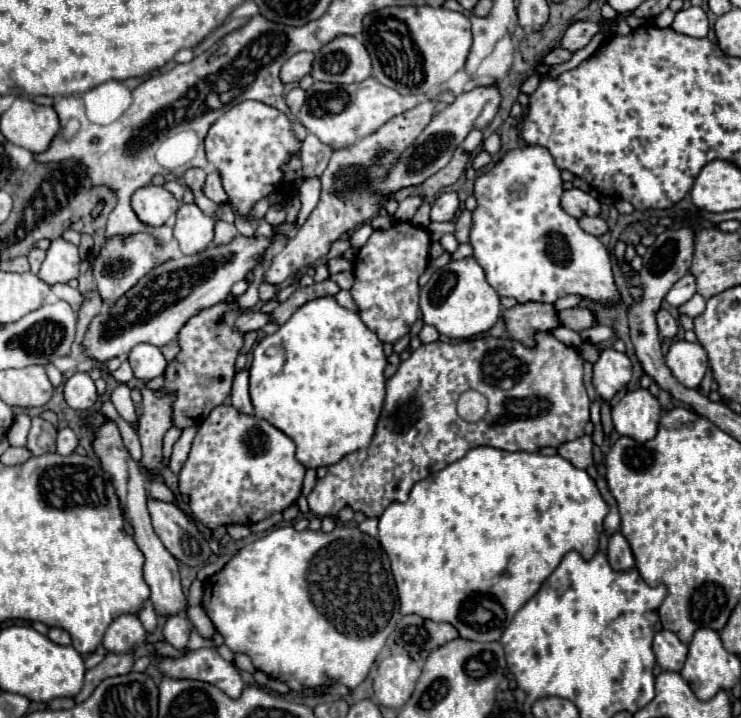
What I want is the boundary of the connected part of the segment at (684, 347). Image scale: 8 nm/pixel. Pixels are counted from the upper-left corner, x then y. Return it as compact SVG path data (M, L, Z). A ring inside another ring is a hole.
M674 340L666 354L666 366L680 384L686 388L698 388L708 370L708 356L700 344Z

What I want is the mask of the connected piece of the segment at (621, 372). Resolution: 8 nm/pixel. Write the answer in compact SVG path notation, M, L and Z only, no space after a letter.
M608 348L602 352L600 360L594 364L594 388L602 400L610 400L618 390L622 390L632 376L632 362L626 354Z

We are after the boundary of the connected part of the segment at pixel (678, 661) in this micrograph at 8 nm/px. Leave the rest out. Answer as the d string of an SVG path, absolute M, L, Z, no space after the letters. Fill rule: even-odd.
M660 630L654 636L654 654L662 670L680 672L688 654L688 646L682 644L674 632Z

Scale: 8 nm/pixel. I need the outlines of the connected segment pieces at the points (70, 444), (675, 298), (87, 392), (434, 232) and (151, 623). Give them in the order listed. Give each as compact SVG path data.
M70 428L58 430L58 452L62 456L72 454L76 450L76 446L78 446L78 438L76 438L76 434Z
M686 274L682 276L674 286L672 290L668 292L666 296L666 302L672 306L672 308L680 308L682 304L686 304L690 300L690 292L696 290L696 282L694 282L694 276L692 274Z
M76 372L64 384L64 398L74 410L90 410L98 398L94 380L86 372Z
M432 222L432 224L428 226L428 232L430 232L432 240L440 240L442 234L454 232L454 222Z
M146 602L146 604L144 604L144 608L140 610L138 618L140 618L140 622L144 624L144 628L146 628L148 634L152 634L152 632L156 630L156 612L154 612L154 608L152 608L152 602Z

